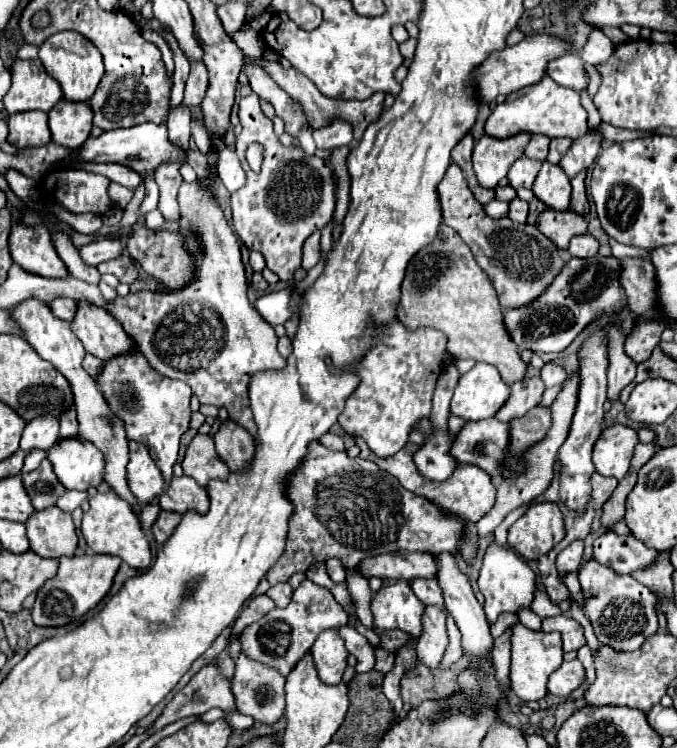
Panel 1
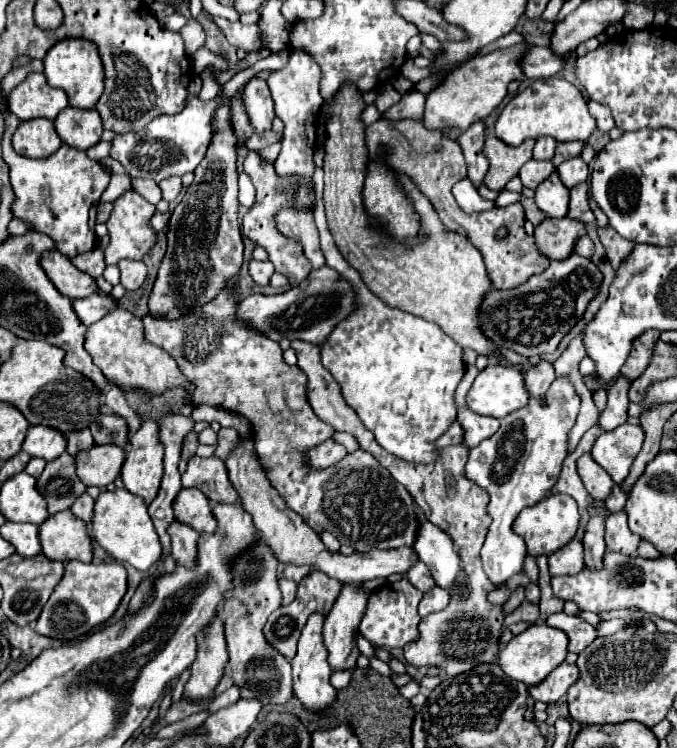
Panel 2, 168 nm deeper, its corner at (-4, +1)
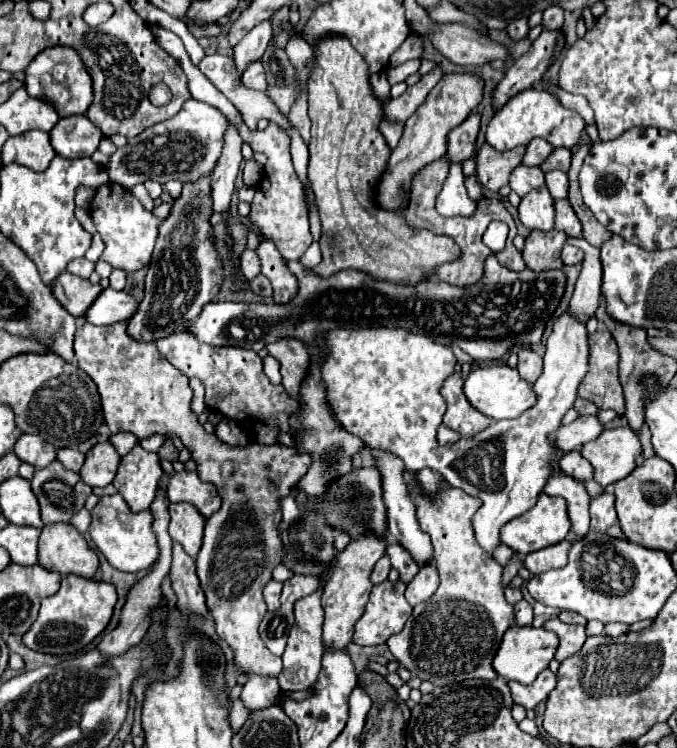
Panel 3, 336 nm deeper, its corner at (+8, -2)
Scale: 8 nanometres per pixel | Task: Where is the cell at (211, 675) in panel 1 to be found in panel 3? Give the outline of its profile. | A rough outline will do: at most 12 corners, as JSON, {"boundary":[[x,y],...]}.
{"boundary":[[174,542],[170,580],[180,610],[208,612],[194,560]]}

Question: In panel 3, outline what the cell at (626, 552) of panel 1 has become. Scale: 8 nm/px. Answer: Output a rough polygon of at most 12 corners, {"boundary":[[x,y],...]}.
{"boundary":[[612,490],[590,500],[592,528],[618,522]]}

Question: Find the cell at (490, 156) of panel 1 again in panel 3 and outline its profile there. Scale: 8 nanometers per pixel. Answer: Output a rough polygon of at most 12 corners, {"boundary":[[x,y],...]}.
{"boundary":[[484,144],[476,156],[478,182],[498,192],[522,164],[526,146],[498,152]]}

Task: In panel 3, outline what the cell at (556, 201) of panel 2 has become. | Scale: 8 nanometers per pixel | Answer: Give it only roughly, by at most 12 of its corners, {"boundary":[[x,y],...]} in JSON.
{"boundary":[[548,188],[526,194],[518,206],[530,230],[554,228],[554,198]]}

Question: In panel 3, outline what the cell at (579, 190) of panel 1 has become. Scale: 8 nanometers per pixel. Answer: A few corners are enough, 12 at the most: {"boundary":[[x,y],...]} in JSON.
{"boundary":[[566,198],[556,200],[556,230],[574,238],[582,224]]}

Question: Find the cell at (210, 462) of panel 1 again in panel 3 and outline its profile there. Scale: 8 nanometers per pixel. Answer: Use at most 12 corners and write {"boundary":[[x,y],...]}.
{"boundary":[[176,472],[170,502],[188,502],[208,518],[222,500],[196,472]]}

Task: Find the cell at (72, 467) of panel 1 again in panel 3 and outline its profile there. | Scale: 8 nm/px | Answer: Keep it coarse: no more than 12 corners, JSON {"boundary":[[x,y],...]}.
{"boundary":[[112,442],[86,454],[80,478],[92,488],[108,486],[120,454]]}

